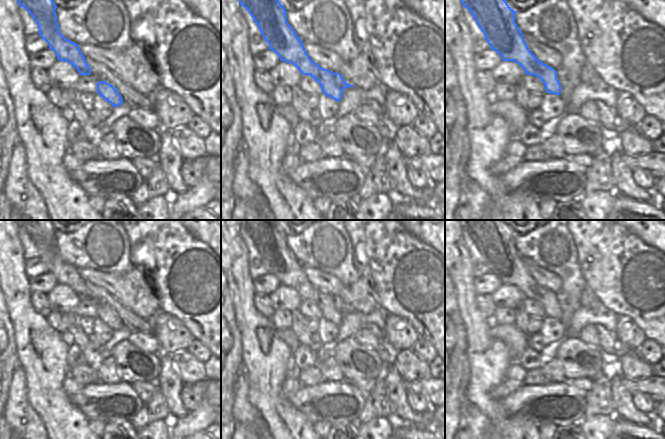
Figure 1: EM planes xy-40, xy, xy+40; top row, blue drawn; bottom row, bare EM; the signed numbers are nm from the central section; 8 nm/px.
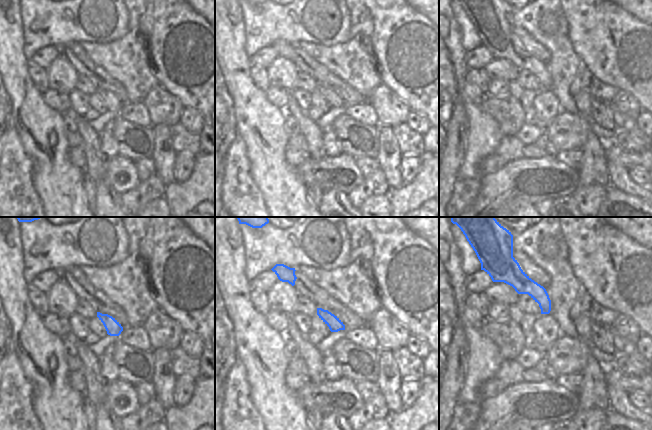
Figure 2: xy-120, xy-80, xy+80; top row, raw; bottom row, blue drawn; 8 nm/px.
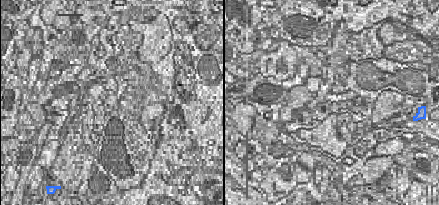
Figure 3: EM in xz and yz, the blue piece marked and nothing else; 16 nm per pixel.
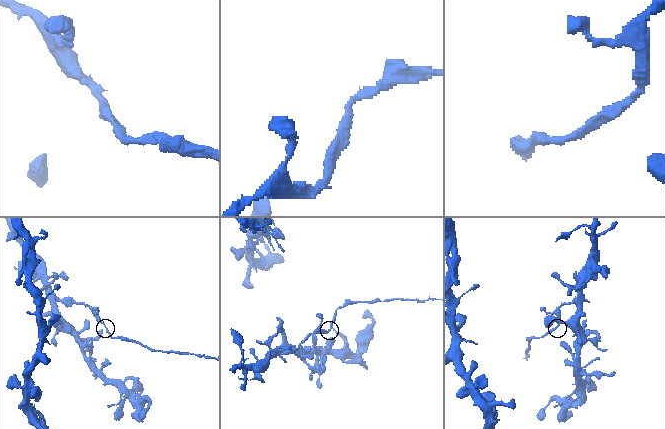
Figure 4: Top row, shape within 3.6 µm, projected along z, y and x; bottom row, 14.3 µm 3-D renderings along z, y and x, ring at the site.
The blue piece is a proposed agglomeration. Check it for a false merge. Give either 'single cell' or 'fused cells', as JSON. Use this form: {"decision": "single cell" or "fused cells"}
{"decision": "fused cells"}

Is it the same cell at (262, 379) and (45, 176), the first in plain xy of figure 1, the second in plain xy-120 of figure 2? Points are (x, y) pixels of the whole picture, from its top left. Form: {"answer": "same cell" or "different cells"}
{"answer": "same cell"}

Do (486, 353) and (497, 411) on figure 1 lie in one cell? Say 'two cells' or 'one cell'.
one cell

